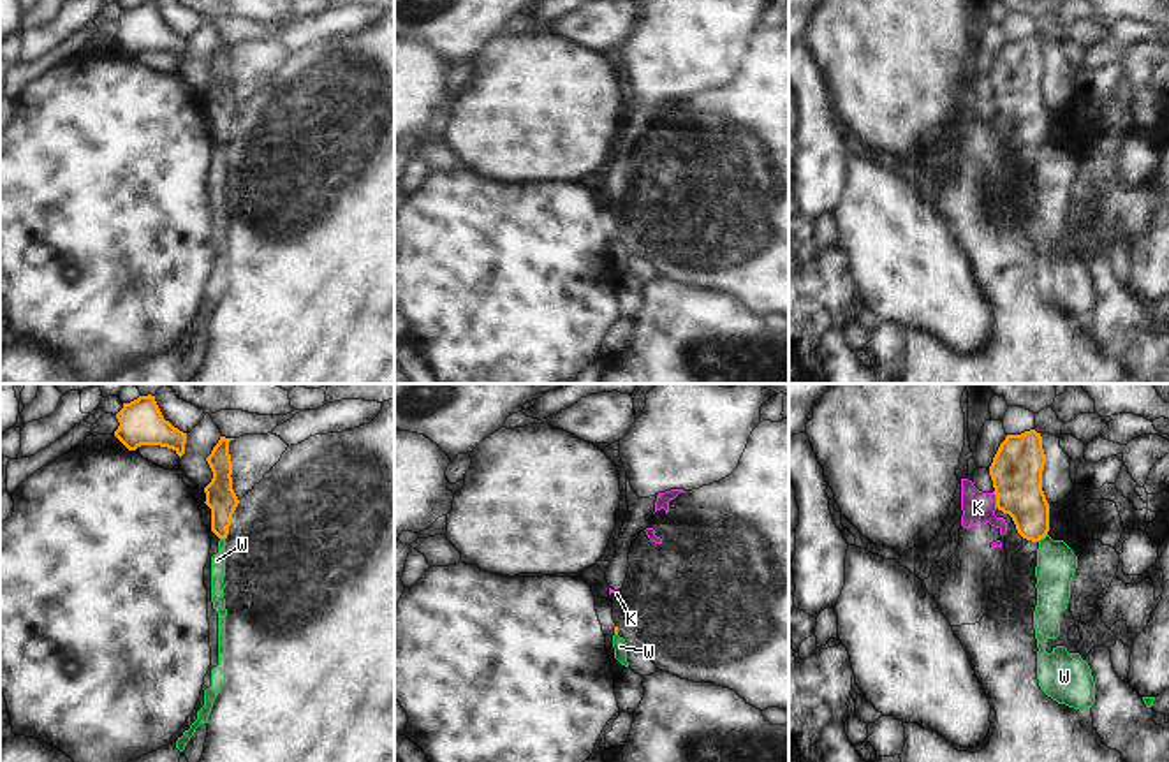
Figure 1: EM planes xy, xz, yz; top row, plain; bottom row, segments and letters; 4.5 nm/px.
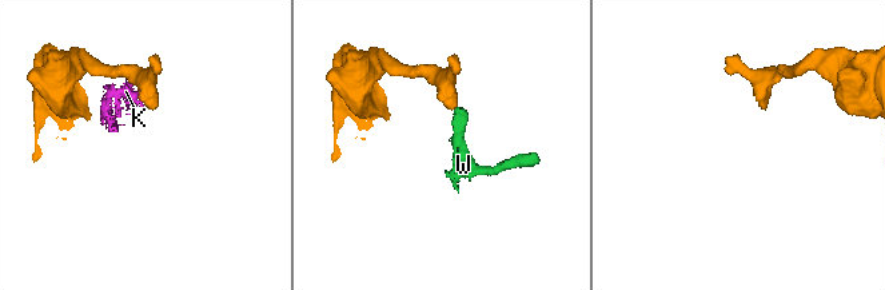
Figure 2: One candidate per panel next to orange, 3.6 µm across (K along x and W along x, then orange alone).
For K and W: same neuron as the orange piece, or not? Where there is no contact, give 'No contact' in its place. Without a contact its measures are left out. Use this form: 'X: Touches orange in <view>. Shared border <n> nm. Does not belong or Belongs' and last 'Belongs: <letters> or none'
K: Touches orange in yz. Shared border 80 nm. Does not belong
W: Touches orange in yz. Shared border 60 nm. Does not belong
Belongs: none

